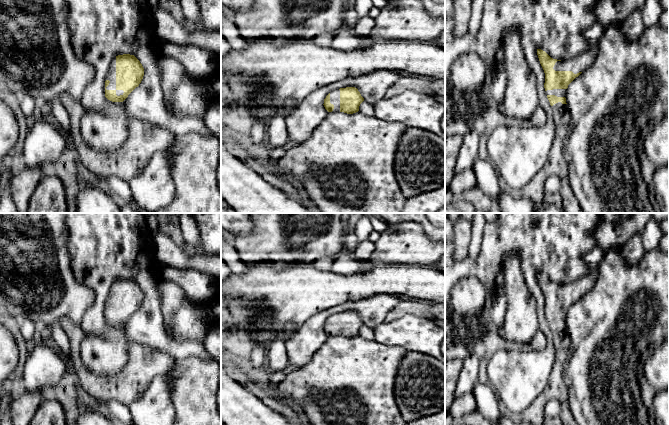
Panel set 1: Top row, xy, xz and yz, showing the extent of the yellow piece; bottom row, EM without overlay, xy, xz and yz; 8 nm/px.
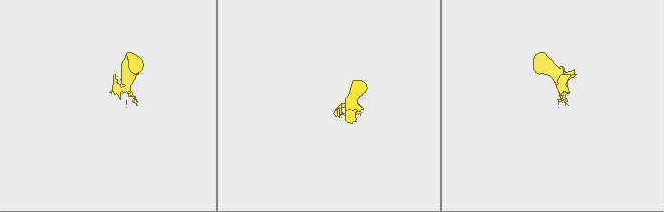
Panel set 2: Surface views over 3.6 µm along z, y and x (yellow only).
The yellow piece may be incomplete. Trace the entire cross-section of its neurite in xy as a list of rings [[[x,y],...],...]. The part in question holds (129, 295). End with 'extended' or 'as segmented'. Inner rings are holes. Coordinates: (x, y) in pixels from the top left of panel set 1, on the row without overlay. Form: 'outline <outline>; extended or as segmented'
outline [[[130,278],[116,280],[105,305],[105,321],[112,326],[123,326],[139,310],[144,300],[140,285]]]; extended

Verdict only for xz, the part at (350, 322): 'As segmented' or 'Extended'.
Extended

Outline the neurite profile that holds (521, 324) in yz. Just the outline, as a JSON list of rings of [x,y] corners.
[[[519,251],[507,254],[504,266],[507,310],[504,339],[528,345],[539,330],[535,298],[530,294],[521,268]]]

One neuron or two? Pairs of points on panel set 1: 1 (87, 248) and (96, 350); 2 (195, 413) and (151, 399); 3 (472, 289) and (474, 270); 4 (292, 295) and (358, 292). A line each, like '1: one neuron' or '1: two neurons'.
1: one neuron
2: two neurons
3: two neurons
4: one neuron

